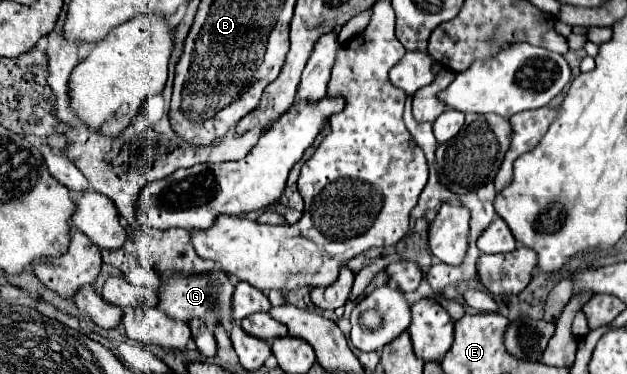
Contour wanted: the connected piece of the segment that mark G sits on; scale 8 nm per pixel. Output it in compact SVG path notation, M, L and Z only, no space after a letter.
M213 269L213 271L205 273L205 275L195 275L195 273L183 275L183 273L175 273L169 279L161 279L161 285L157 289L157 295L159 295L157 309L161 309L171 319L177 319L177 321L183 321L183 323L189 323L191 319L199 319L211 331L217 325L223 325L225 331L231 333L231 327L233 327L231 295L233 295L237 283L239 283L237 277L229 277L221 269Z

